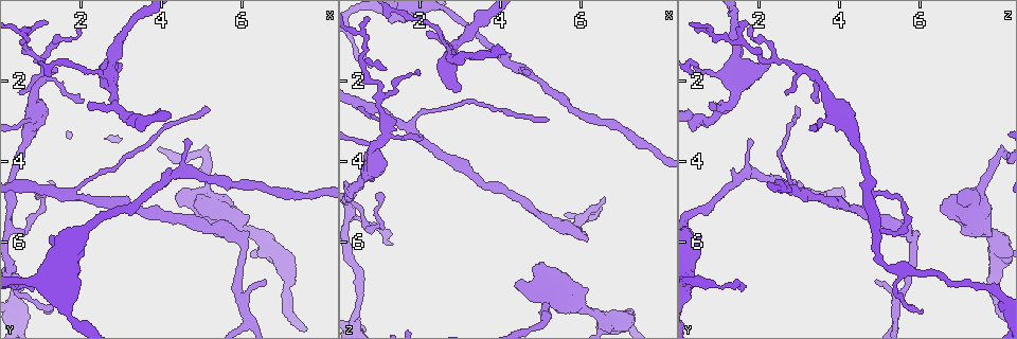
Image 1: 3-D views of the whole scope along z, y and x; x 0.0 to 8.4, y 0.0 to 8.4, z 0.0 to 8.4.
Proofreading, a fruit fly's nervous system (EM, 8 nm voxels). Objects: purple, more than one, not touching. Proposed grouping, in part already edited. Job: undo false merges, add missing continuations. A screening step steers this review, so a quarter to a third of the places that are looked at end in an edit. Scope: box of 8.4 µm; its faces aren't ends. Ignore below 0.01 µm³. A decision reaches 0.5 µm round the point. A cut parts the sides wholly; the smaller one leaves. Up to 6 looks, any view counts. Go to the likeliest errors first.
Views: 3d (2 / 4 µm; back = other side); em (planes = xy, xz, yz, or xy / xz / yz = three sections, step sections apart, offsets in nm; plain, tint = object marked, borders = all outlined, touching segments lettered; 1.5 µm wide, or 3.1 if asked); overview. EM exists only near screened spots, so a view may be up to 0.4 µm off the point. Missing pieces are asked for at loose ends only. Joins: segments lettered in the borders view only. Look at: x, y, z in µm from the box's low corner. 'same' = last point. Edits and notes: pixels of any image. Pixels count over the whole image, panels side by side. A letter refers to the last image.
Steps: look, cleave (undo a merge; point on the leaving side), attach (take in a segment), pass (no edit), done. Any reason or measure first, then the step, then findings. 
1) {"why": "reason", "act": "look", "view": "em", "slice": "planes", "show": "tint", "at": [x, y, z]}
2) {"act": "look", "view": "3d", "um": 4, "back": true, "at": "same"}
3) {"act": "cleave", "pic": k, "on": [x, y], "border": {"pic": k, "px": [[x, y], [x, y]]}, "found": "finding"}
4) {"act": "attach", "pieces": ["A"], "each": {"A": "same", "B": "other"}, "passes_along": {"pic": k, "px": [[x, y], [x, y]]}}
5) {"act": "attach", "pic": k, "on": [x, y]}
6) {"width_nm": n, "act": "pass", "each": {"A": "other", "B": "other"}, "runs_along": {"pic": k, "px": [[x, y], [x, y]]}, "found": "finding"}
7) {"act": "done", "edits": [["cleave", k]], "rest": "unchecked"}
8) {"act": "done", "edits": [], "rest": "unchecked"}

{"why": "an open end", "act": "look", "view": "3d", "um": 2, "at": [3.00, 1.60, 2.25]}

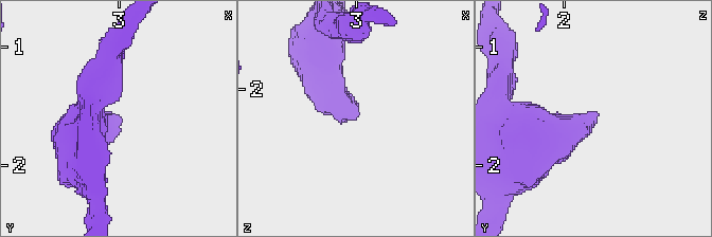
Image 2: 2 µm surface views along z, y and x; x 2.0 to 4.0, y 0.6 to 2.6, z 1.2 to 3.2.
{"act": "look", "view": "em", "slice": "planes", "show": "borders", "at": [2.96, 1.60, 2.26]}

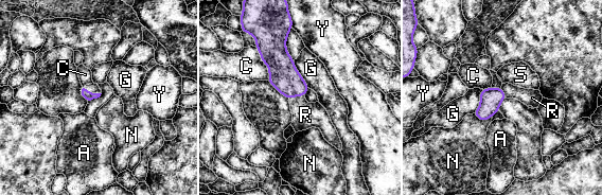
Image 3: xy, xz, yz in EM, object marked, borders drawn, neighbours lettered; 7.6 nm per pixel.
{"act": "attach", "pieces": ["R"], "each": {"A": "other", "C": "other", "G": "other", "N": "other", "R": "same", "S": "other", "Y": "other"}, "found": "the neuron continues"}

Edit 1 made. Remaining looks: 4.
{"why": "see it whole again", "act": "look", "view": "overview"}

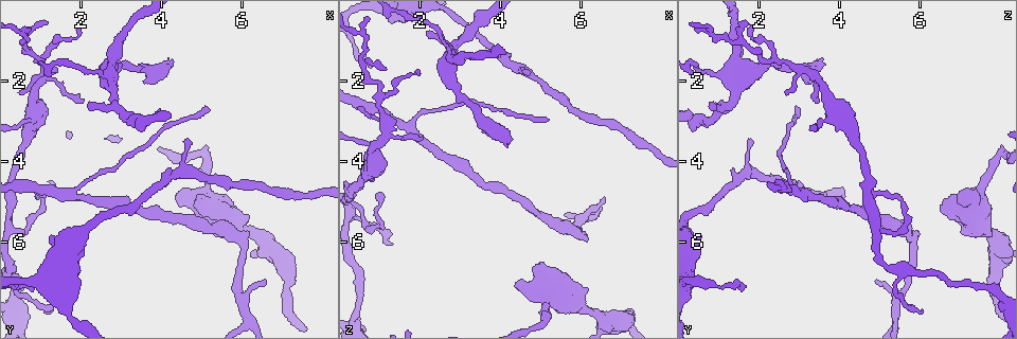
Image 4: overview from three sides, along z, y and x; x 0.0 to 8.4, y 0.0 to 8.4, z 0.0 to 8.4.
{"why": "free end", "act": "look", "view": "3d", "um": 4, "at": [4.70, 3.45, 1.85]}

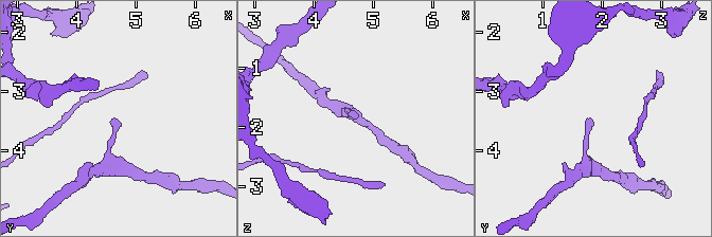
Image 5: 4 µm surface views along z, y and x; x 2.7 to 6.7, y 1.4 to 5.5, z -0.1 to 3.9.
{"act": "look", "view": "em", "slice": "planes", "show": "borders", "at": [4.70, 3.45, 1.90]}

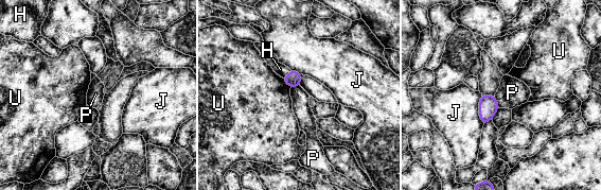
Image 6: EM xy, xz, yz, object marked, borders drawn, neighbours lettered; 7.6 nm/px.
{"act": "pass", "each": {"H": "other", "J": "other", "P": "other", "U": "other"}, "border": {"pic": 6, "px": [[494, 96], [499, 107]]}, "found": "none of them fits"}

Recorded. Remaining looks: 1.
{"act": "done", "edits": [["attach", 3]], "rest": "unchecked"}

